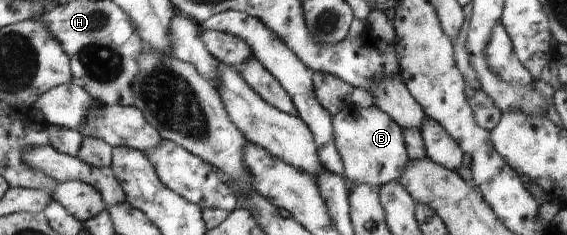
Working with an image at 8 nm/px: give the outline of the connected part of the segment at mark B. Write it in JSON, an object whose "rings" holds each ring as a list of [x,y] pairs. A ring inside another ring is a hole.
{"rings":[[[349,102],[336,116],[332,116],[332,124],[334,125],[334,143],[342,157],[344,177],[349,186],[366,184],[380,189],[386,183],[395,182],[405,174],[406,165],[410,163],[405,131],[392,116],[382,111],[380,107],[360,108]]]}

